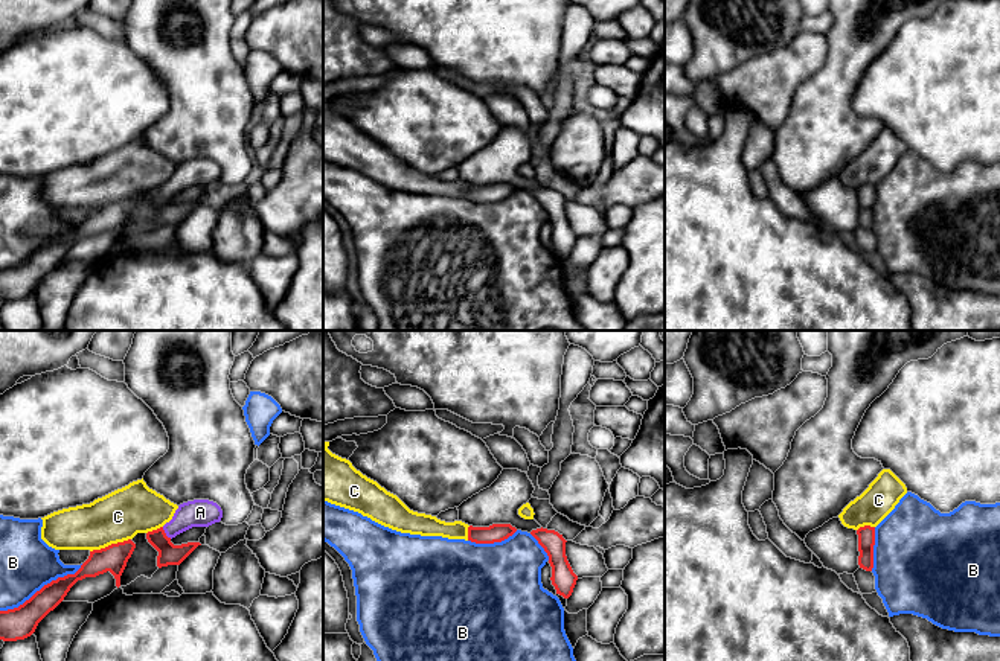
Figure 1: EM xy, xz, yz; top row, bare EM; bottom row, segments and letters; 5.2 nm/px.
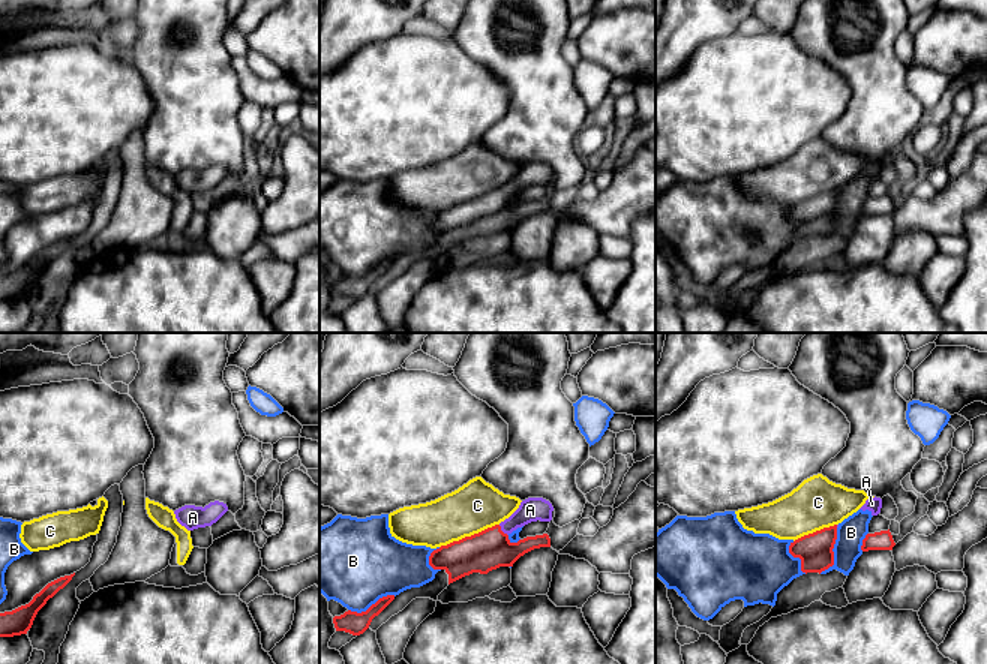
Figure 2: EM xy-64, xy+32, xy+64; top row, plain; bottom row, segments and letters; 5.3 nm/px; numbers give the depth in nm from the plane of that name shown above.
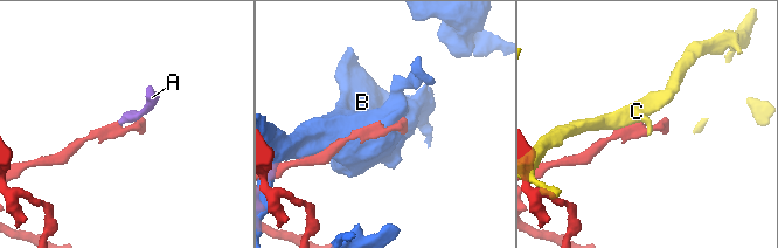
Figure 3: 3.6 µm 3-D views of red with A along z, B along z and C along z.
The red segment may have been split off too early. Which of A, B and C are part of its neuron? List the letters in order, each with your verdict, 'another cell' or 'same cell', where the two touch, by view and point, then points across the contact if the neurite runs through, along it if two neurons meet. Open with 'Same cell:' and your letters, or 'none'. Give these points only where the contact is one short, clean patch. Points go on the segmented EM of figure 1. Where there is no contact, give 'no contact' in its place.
Same cell: A
A: same cell; meets red in xy at (165, 533); runs through xy (168, 553), (165, 533), (188, 515), (200, 512)
B: another cell; meets red in xy at (43, 587)
C: another cell; meets red in xy at (112, 544)

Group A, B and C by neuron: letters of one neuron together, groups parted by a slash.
A / B / C

